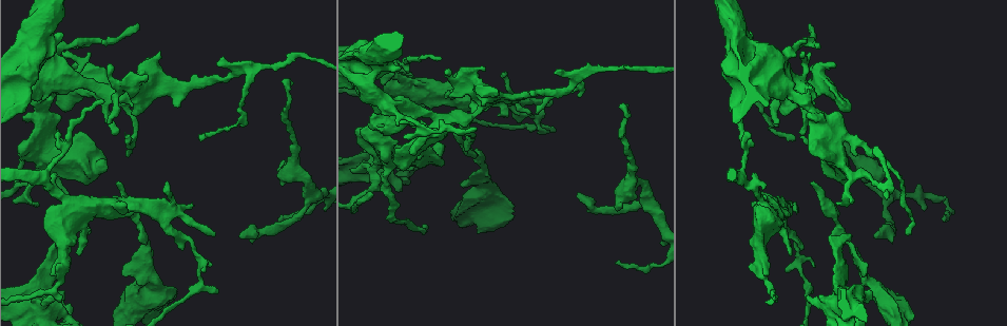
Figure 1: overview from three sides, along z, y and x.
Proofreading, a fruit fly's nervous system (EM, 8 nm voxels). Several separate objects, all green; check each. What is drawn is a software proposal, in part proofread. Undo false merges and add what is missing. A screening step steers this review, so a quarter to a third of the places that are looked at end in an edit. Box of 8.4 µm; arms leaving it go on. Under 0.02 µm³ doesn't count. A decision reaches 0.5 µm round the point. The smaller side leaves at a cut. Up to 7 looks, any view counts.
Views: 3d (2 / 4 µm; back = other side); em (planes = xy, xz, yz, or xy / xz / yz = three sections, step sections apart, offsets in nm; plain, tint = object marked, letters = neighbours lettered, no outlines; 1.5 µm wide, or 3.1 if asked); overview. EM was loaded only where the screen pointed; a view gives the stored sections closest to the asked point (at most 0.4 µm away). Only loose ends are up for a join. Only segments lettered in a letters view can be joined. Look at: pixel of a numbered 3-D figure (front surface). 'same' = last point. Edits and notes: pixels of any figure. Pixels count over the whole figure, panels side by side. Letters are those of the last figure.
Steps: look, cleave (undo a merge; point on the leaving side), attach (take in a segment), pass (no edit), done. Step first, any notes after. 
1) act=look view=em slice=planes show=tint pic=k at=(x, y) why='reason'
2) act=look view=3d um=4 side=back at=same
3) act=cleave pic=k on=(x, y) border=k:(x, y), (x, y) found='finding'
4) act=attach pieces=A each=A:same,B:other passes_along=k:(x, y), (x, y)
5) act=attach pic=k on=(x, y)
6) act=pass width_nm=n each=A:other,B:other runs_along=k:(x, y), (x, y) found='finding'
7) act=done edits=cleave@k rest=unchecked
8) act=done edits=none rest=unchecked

act=look view=3d um=2 pic=1 at=(865, 273) why='branch stops here'

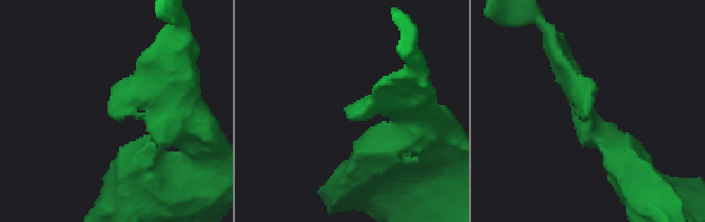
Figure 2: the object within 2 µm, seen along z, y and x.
act=look view=em slice=xz step=4 show=letters pic=2 at=(582, 113) why='need the tissue'

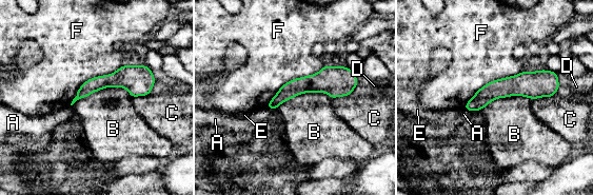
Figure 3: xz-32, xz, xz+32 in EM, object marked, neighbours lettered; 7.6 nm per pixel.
act=look view=em slice=planes show=letters at=same why='cut it another way'

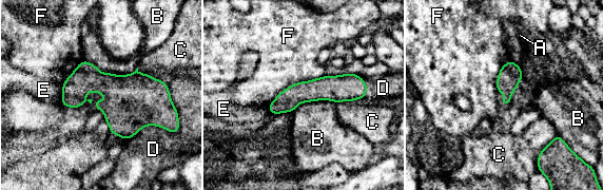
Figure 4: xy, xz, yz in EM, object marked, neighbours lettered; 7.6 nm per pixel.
act=pass each=A:other,B:other,C:other,D:other,E:other,F:other runs_along=4:(364, 87), (299, 92), (271, 108) found='no lettered segment goes on from it'

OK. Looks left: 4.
act=look view=3d um=4 side=back pic=1 at=(120, 182) why='tapers out'

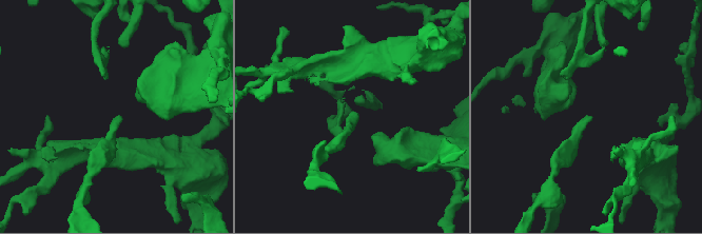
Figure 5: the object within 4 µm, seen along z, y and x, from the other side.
act=look view=em slice=planes show=letters pic=5 at=(592, 117) why='shape alone is not enough'

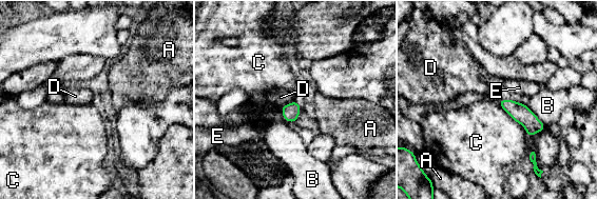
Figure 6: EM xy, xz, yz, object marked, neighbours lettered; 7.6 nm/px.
act=pass longest_contact=C:420nm each=A:other,B:other,C:other,D:other,E:other border=6:(297, 100), (281, 106) found='no lettered segment goes on from it'

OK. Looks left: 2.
act=look view=em slice=planes show=letters pic=1 at=(403, 110) why='arms part here'

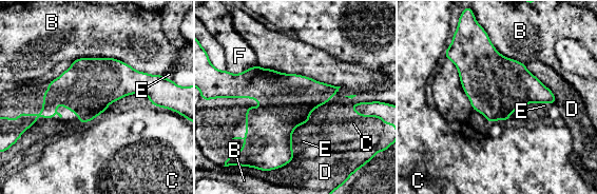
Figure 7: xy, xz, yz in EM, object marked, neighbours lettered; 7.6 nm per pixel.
act=pass each=B:other,C:other,D:other,E:other,F:other border=7:(72, 60), (116, 58), (161, 75) found='one neuron here'

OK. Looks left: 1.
act=done edits=none rest=unchecked

